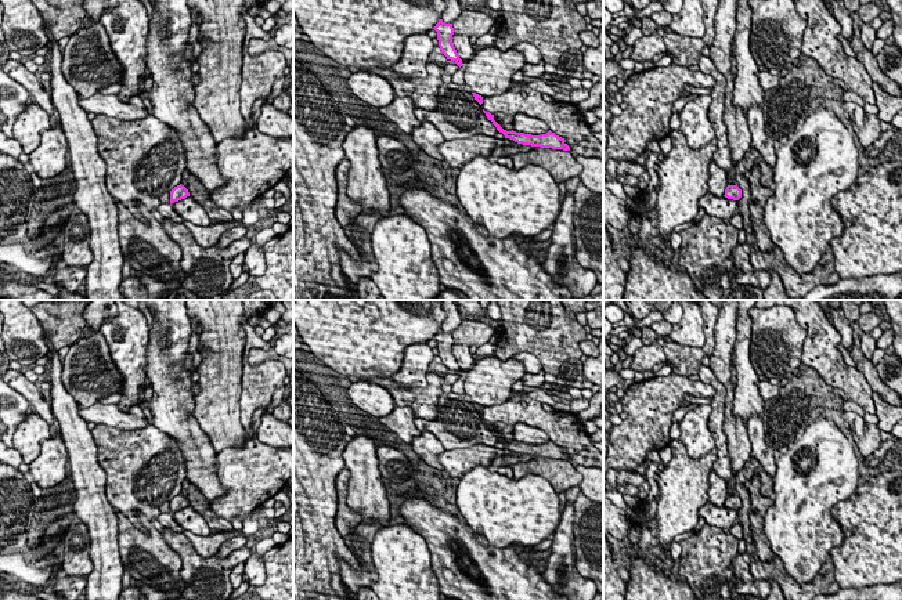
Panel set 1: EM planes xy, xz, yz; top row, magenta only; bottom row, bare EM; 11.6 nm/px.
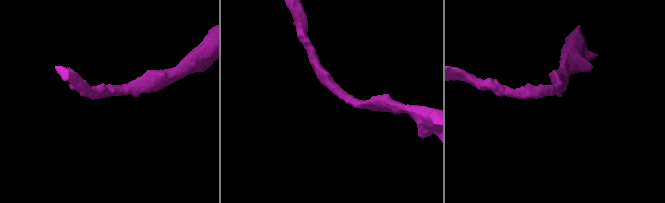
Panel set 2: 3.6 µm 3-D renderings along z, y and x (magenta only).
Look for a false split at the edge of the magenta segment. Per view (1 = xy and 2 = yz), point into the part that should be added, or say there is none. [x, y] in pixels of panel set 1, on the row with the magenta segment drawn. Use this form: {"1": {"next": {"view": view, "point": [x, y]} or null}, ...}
{"1": {"next": null}, "2": {"next": null}}

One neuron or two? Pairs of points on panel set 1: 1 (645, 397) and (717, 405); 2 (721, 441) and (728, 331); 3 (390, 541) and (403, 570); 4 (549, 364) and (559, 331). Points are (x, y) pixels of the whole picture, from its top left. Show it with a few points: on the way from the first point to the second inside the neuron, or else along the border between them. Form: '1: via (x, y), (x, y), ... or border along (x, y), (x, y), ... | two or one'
1: border along (699, 379), (709, 383), (715, 394) | two
2: border along (709, 367), (725, 389), (724, 420) | two
3: via (394, 548), (403, 563) | one
4: via (551, 355), (554, 339) | one

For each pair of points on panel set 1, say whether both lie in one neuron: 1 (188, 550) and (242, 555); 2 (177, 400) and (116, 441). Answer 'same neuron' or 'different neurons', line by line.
1: same neuron
2: different neurons

